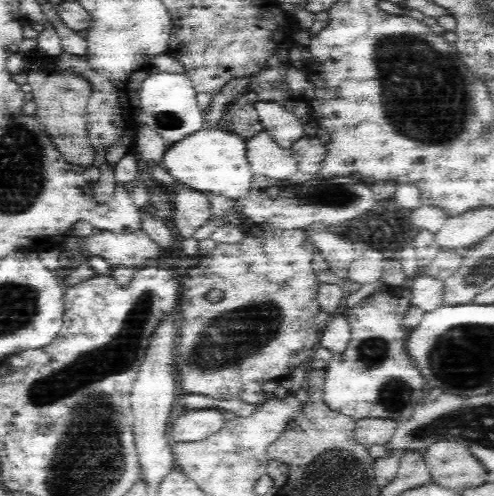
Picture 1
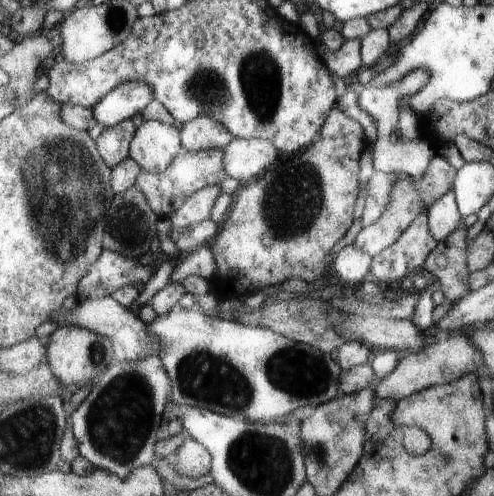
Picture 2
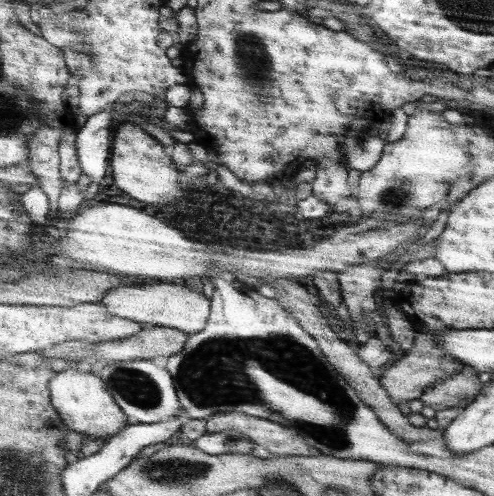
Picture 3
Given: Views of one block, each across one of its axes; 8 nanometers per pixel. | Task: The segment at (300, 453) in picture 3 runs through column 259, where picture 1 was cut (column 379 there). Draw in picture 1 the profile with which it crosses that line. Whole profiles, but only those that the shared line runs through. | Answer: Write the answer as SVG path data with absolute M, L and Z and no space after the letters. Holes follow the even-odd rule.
M364 418L356 422L356 438L358 444L364 448L374 448L374 446L384 446L392 440L392 436L396 434L398 422L394 422L392 418Z

